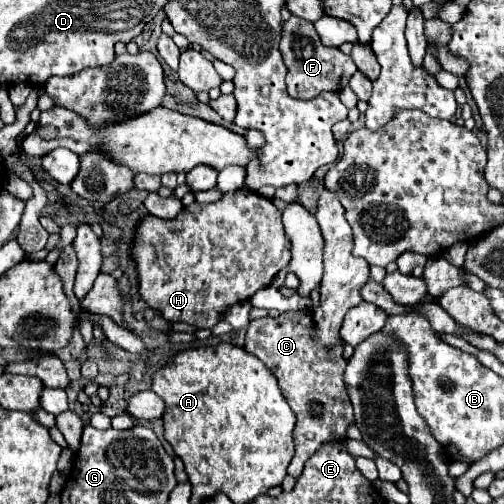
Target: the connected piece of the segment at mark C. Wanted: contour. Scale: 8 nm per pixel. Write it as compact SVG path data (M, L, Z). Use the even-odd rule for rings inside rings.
M309 311L281 313L279 317L263 317L251 321L245 337L245 351L261 359L267 369L277 377L281 393L293 413L297 415L295 455L287 473L299 477L303 473L305 461L319 449L321 443L333 439L333 435L345 435L347 427L355 421L349 395L343 385L343 369L347 361L343 359L343 347L323 349L313 341L313 321Z

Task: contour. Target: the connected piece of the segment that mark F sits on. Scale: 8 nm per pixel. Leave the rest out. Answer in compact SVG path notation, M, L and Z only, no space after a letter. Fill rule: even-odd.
M291 17L287 23L283 23L281 55L287 65L287 91L293 99L313 99L321 91L341 91L357 71L349 55L343 55L339 49L325 47L313 23L299 17Z

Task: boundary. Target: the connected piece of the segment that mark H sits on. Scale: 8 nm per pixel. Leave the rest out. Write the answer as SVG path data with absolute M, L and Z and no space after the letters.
M247 187L229 191L215 203L191 203L171 219L145 217L135 233L133 259L139 273L139 293L149 307L159 311L167 321L187 321L199 329L215 327L223 313L243 301L249 301L257 291L271 285L273 277L285 269L291 261L291 243L287 241L281 211L271 199L265 199L257 191Z

